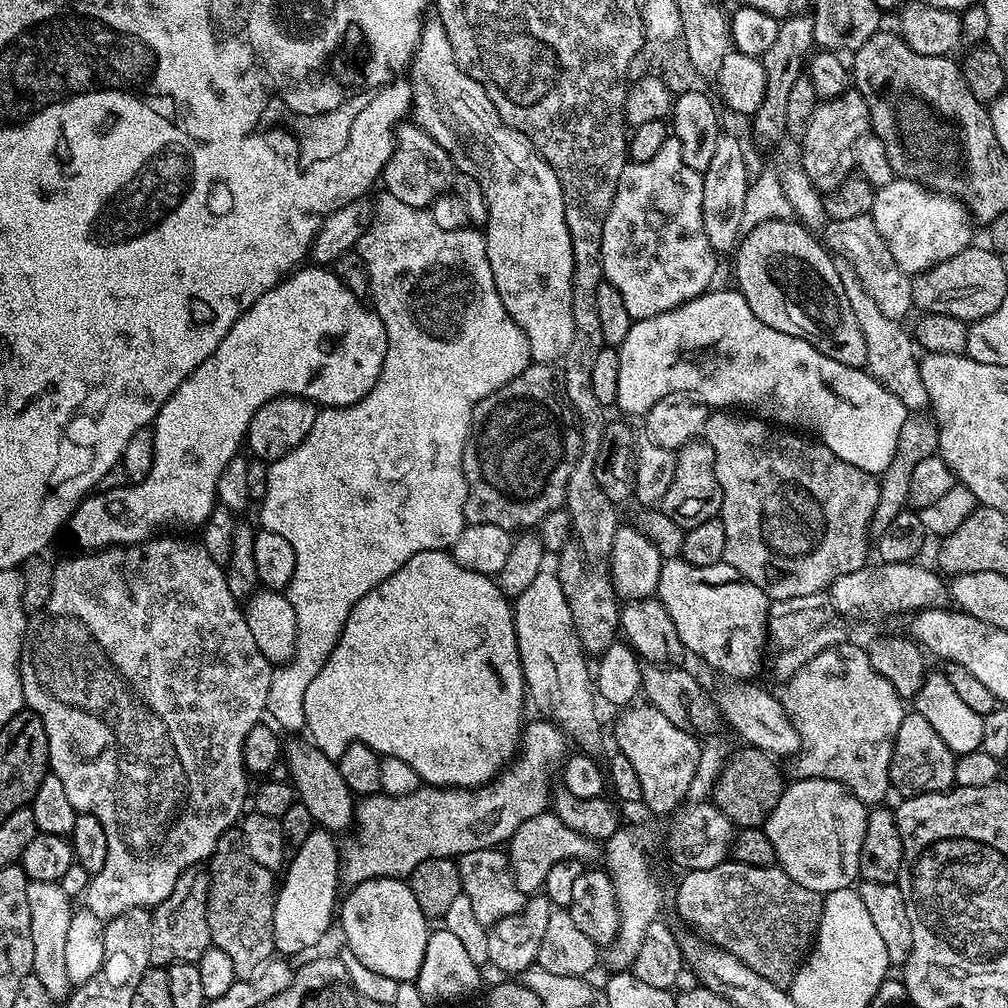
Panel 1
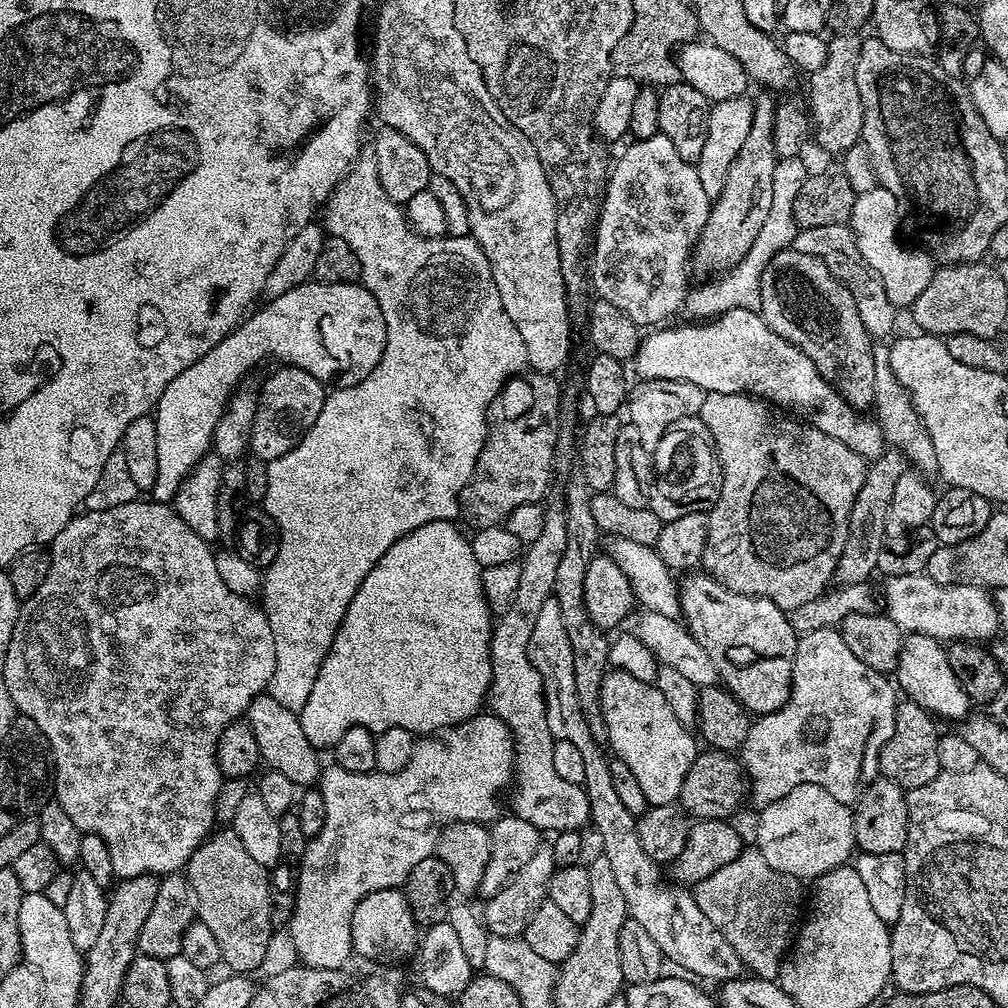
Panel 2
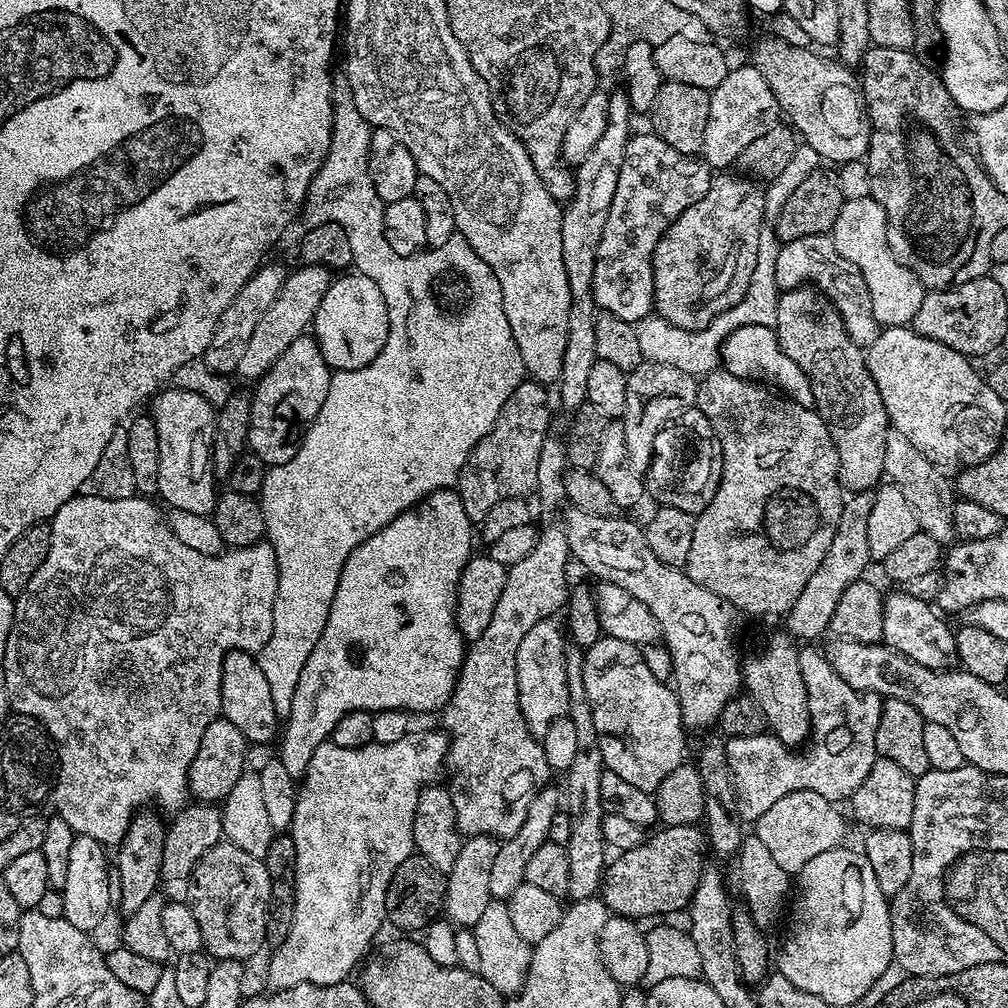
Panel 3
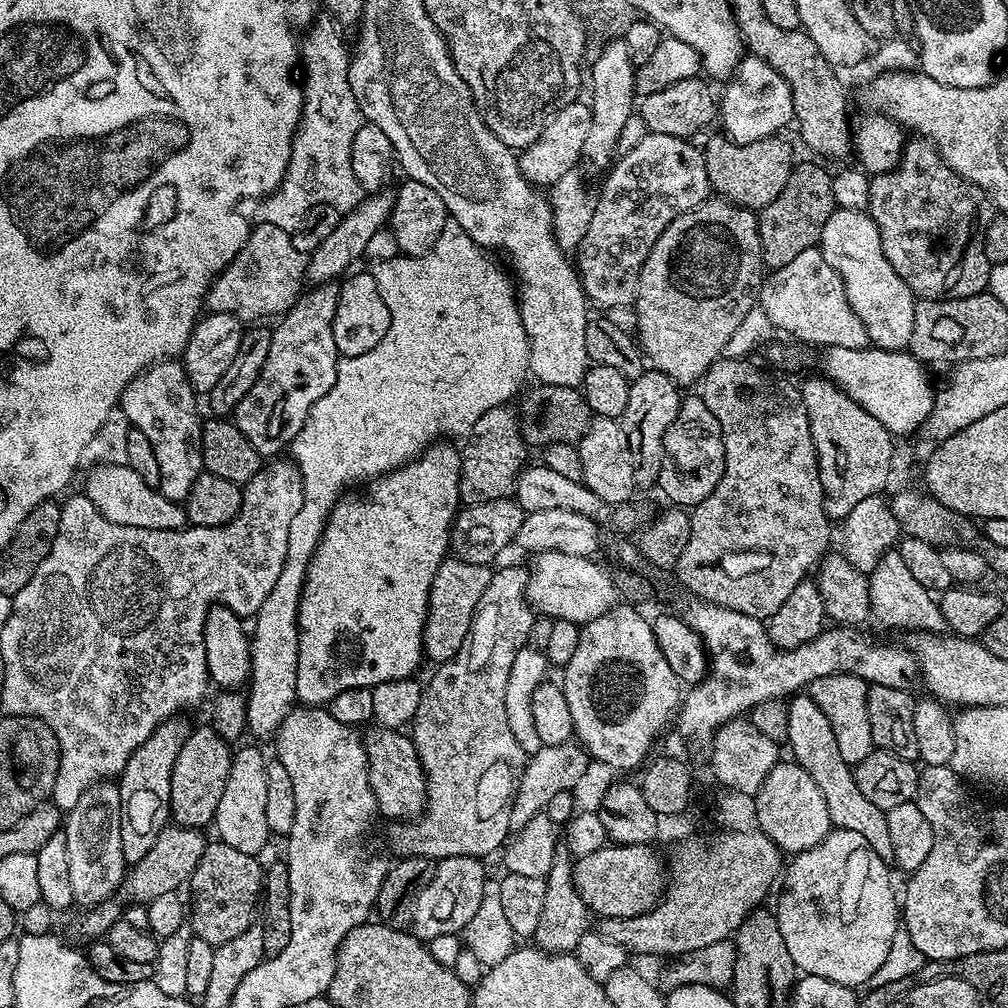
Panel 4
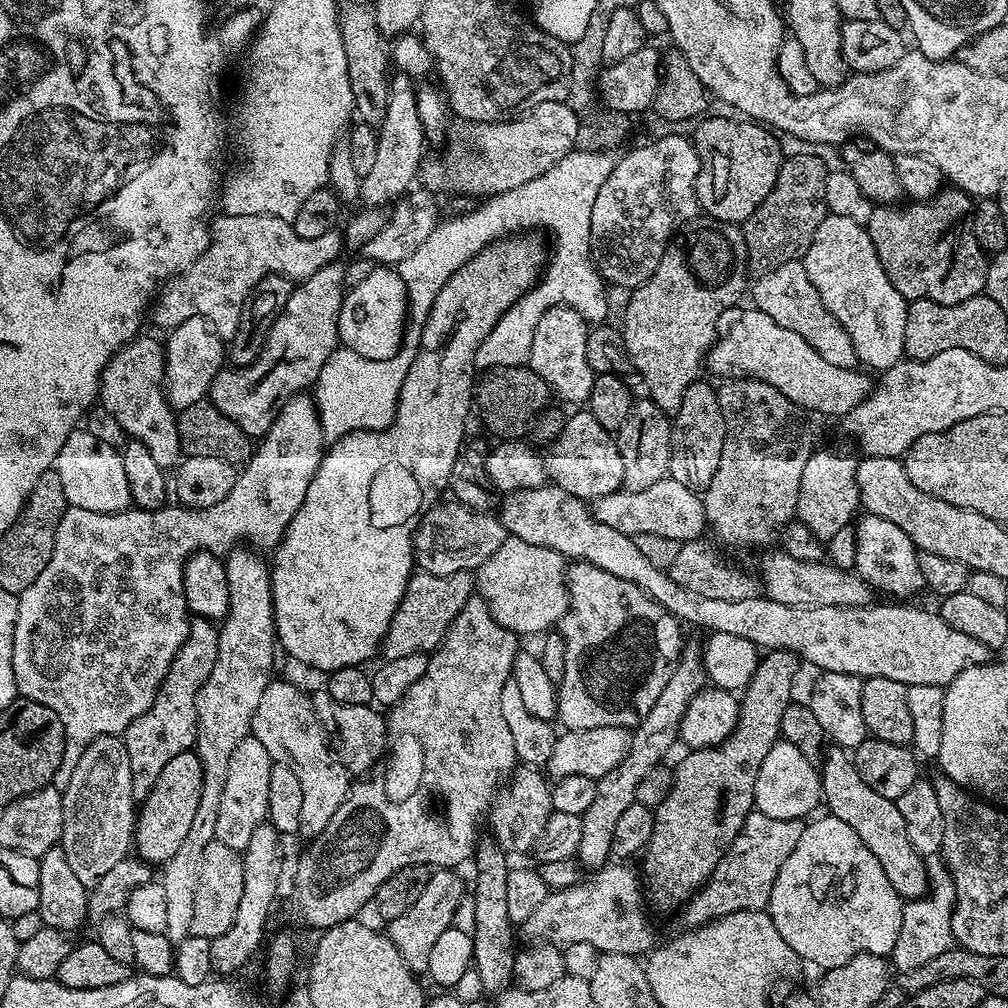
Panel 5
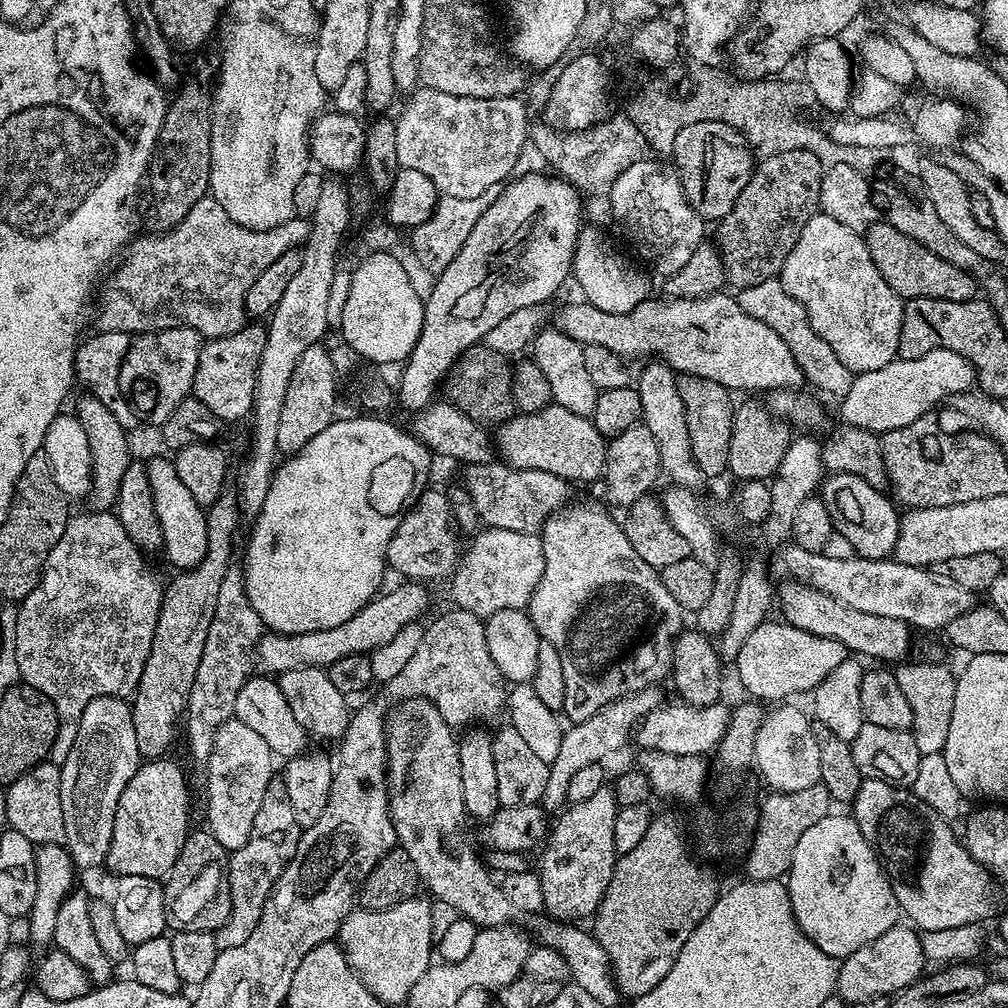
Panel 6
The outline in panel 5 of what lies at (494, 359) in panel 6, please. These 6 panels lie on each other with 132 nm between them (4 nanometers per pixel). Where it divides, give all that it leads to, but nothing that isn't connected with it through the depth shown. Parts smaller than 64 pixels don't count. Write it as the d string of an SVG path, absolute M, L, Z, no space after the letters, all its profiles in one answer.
M519 364L509 368L493 368L484 381L474 388L474 408L480 420L496 435L497 441L518 440L529 435L541 412L549 407L554 393L533 368Z

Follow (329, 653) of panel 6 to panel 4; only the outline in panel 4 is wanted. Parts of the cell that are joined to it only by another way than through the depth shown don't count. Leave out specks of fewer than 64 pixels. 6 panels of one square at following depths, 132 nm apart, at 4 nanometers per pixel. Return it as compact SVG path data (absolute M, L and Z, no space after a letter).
M453 556L447 557L438 568L431 582L428 616L424 624L424 654L429 661L444 663L461 649L492 573L493 569L489 565L468 563Z

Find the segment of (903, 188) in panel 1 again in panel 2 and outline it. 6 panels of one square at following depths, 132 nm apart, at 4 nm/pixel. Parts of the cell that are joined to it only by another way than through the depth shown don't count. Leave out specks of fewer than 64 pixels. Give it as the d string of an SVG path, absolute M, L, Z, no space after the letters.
M876 187L859 193L854 202L850 227L862 258L874 271L876 277L886 286L886 296L897 306L911 306L926 290L934 271L933 257L919 252L916 248L903 248L900 245L900 224L902 228L902 209L896 196L890 190Z

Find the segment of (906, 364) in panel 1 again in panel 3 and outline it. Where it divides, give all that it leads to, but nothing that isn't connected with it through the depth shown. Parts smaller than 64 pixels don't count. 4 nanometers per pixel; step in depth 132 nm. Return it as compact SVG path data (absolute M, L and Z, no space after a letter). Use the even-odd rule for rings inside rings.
M889 431L886 438L886 466L884 467L884 476L891 483L902 490L906 502L914 506L916 523L919 531L930 534L941 546L948 546L953 543L956 531L952 523L954 522L954 506L957 497L954 495L954 484L951 479L947 480L943 476L941 465L930 462L918 446L913 446L907 438L896 431ZM941 472L941 473L940 473Z

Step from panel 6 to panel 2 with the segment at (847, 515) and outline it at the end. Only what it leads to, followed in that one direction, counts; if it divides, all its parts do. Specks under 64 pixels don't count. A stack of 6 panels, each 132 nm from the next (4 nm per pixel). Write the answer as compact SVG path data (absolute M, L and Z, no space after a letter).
M918 632L905 635L904 648L900 652L900 661L894 673L894 680L899 691L907 699L922 706L941 721L944 719L960 722L969 715L970 701L966 690L962 690L962 682L958 682L950 666L947 647L939 640Z

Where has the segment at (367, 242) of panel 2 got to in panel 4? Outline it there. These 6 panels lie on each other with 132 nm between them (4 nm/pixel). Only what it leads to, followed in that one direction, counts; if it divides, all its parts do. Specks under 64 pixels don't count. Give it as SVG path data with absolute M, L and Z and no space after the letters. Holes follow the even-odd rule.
M317 19L303 37L304 105L292 143L292 157L279 186L255 205L259 223L278 226L290 234L301 227L312 207L328 203L343 214L357 208L366 196L350 167L350 146L365 119L348 77L350 48L344 45L339 30L331 19ZM449 222L432 251L425 256L397 258L371 265L374 282L378 282L378 294L382 294L382 302L386 302L386 310L390 310L390 326L374 350L337 363L336 384L314 402L302 430L298 430L290 445L291 459L302 482L302 506L298 514L294 514L294 522L290 522L290 539L286 542L282 574L278 574L274 590L266 594L266 602L262 602L256 611L256 625L250 628L252 693L246 696L246 728L249 733L275 737L286 714L297 703L300 631L296 619L304 575L308 573L308 563L312 561L320 535L328 525L332 508L345 495L344 487L359 480L371 482L403 464L409 464L441 438L467 437L474 422L478 422L486 410L508 404L511 396L525 387L524 379L529 379L528 340L520 321L517 293L513 285L512 288L508 285L503 270L487 264L484 256L487 256L485 249L477 248L462 226Z

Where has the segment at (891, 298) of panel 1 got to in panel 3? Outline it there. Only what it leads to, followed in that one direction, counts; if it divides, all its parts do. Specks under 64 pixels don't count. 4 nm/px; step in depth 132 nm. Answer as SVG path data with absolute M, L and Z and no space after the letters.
M831 235L794 238L794 242L781 243L776 281L782 290L809 284L825 293L838 310L846 326L846 334L850 334L855 344L865 350L875 342L882 331L878 318L874 318L874 305L870 302L870 290L866 290L866 278L862 278L858 266L840 257Z

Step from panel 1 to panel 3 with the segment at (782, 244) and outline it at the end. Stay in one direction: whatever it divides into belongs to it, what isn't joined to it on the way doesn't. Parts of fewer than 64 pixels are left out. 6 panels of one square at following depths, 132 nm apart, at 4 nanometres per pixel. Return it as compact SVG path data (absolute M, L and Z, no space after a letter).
M812 286L781 291L774 331L782 350L810 378L814 407L838 450L841 488L849 493L875 489L884 476L890 425L882 394L878 394L878 386L874 386L868 369L865 349L846 334L846 326L827 295Z

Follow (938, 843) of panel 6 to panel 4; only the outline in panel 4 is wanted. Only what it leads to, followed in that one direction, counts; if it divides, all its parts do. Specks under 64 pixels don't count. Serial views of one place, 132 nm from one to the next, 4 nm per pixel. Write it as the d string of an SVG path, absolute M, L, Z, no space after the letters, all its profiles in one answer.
M808 694L793 695L787 701L787 706L786 734L788 738L786 744L787 747L792 747L791 759L798 766L802 766L802 770L806 770L806 774L810 774L810 778L814 780L814 786L818 786L818 790L822 792L822 798L826 798L826 810L830 810L833 825L842 830L854 830L854 834L862 834L862 838L866 838L866 842L877 854L885 858L891 857L890 830L885 809L874 806L874 802L870 802L870 798L866 798L866 794L862 794L862 790L858 790L853 765L847 764L842 758L842 754L838 754L838 738L834 738L830 718L826 718L826 714L822 714L822 710Z

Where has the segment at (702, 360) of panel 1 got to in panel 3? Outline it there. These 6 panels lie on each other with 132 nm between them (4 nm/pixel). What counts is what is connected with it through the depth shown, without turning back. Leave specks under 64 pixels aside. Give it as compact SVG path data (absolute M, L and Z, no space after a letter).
M742 326L731 332L724 340L722 364L726 371L738 378L767 382L779 389L788 399L798 402L802 406L810 408L815 405L814 390L810 390L810 378L802 370L802 366L798 366L798 362L794 362L790 358L790 354L786 354L786 350L782 350L776 333L771 328Z

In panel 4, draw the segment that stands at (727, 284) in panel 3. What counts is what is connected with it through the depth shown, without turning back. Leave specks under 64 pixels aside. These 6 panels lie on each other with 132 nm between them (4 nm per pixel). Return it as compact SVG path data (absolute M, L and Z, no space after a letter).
M709 198L704 203L699 204L697 208L691 208L686 214L674 218L674 222L670 222L670 226L666 226L666 230L662 230L658 242L654 242L654 246L650 250L650 254L640 271L640 277L636 279L636 299L634 301L634 311L636 313L635 335L638 337L640 350L644 353L647 363L655 371L669 376L677 386L692 384L695 380L696 383L703 381L710 365L725 355L730 338L734 338L734 330L738 330L742 318L746 318L746 314L751 308L757 307L760 286L766 279L766 265L764 255L762 254L762 242L758 234L759 225L760 221L753 209L738 208L736 205L728 203L727 200Z

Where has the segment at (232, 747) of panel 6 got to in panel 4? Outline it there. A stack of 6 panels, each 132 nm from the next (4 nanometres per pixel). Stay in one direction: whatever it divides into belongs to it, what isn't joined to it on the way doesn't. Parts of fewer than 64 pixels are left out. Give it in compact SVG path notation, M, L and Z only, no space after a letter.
M236 748L232 753L230 778L226 778L226 790L222 802L218 802L214 829L219 843L234 846L242 854L256 856L267 846L270 833L266 826L266 770L268 760L256 748Z

